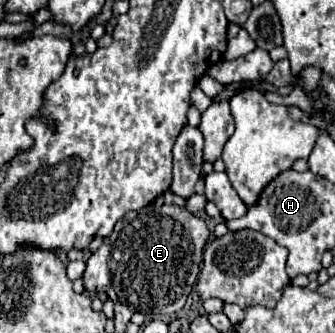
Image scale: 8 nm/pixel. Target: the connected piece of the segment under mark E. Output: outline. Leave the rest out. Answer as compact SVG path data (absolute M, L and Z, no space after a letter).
M148 205L140 211L130 211L116 223L114 231L108 237L104 237L102 247L86 261L84 287L88 293L106 293L112 301L120 301L128 305L132 311L140 311L144 315L158 317L166 313L176 313L180 309L178 301L182 297L186 299L196 285L206 241L206 223L178 205Z

